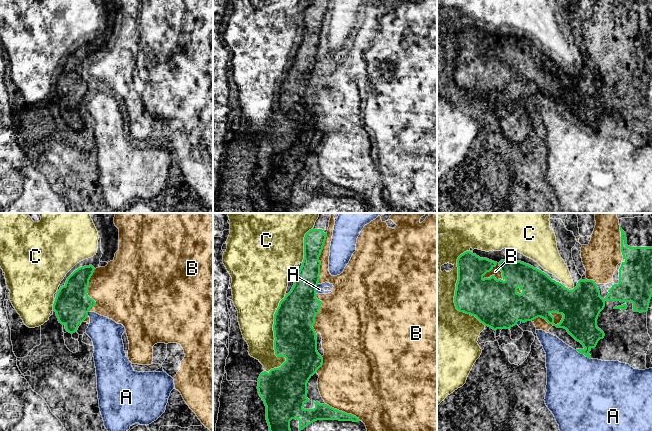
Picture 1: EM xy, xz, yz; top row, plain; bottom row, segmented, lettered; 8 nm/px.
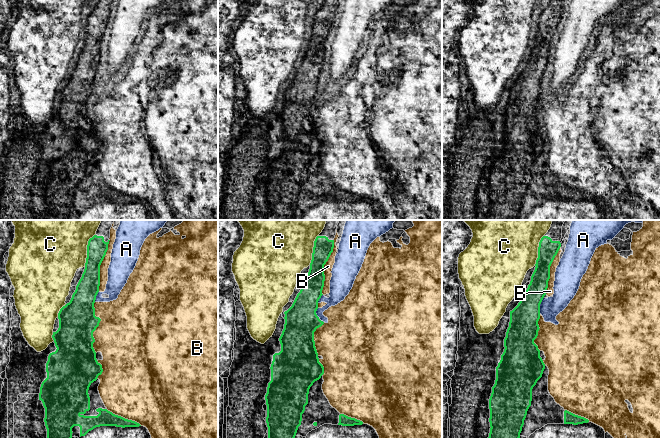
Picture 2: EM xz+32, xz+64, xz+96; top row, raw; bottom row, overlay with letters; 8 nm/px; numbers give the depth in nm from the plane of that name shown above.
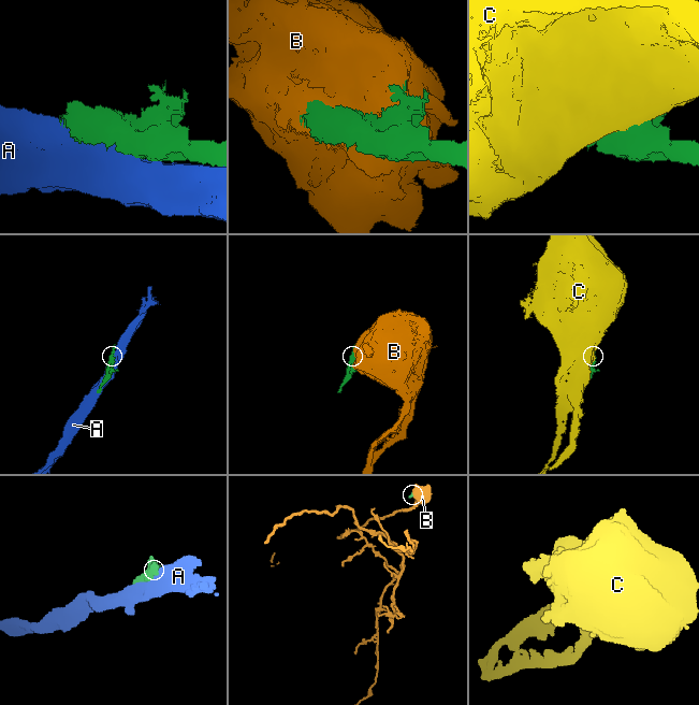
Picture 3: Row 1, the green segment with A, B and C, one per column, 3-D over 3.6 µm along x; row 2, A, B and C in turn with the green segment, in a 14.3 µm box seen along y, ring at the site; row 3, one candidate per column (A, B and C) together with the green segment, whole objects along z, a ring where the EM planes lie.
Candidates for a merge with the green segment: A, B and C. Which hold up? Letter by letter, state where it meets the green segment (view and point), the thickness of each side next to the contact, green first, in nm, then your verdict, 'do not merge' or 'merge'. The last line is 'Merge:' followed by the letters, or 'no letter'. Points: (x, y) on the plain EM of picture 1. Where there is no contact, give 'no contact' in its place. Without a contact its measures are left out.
A: meets green in yz at (583, 129); 260 nm thick on the green side, 460 nm on the other; do not merge
B: meets green in yz at (494, 52); 380 nm thick on the green side, 70 nm on the other; do not merge
C: meets green in yz at (455, 69); 320 nm thick on the green side, 340 nm on the other; do not merge
Merge: no letter

